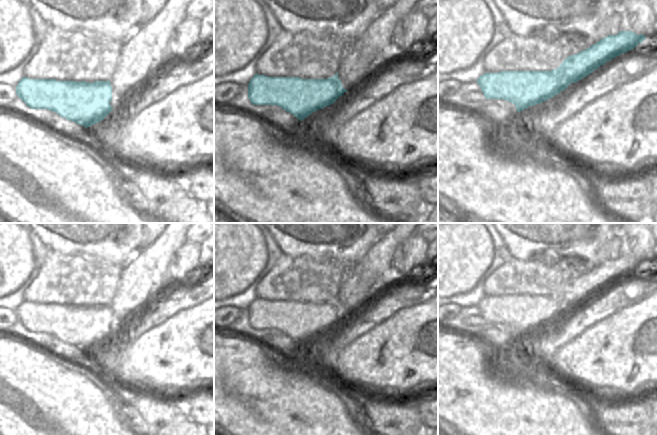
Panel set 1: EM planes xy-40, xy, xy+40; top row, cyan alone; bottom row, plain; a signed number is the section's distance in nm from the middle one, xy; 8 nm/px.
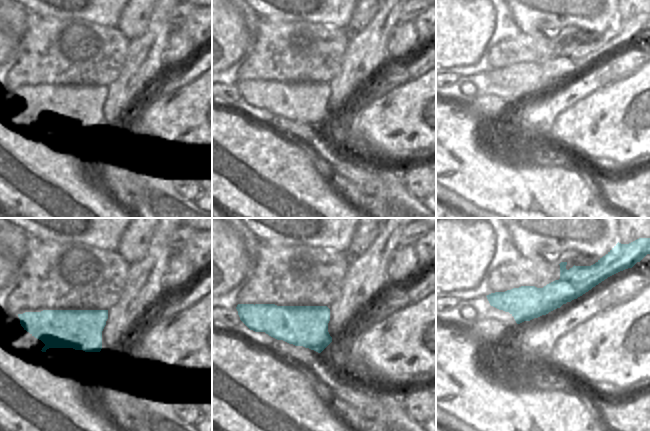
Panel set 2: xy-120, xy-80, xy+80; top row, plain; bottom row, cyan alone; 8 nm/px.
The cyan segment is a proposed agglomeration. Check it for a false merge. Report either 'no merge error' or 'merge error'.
merge error

